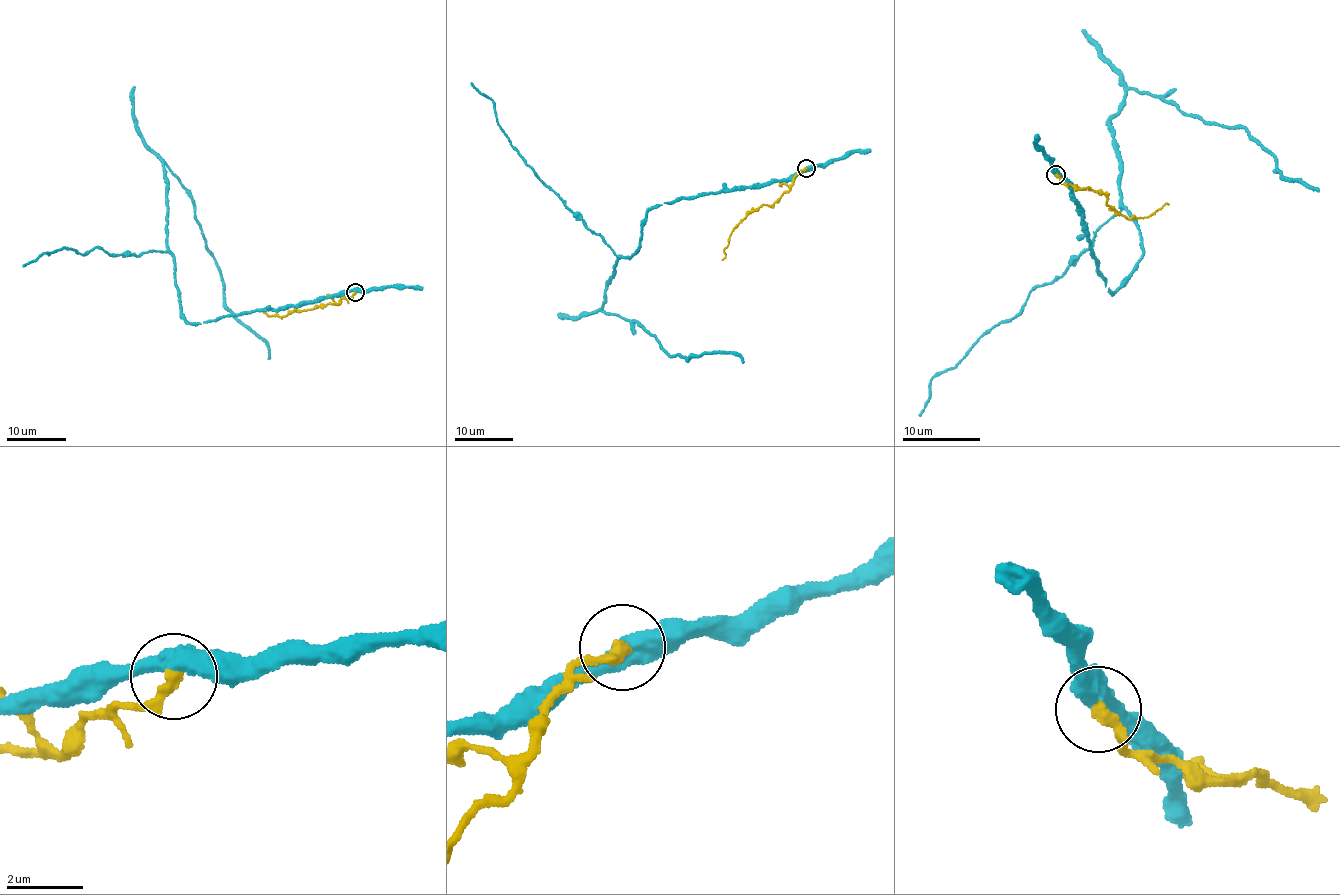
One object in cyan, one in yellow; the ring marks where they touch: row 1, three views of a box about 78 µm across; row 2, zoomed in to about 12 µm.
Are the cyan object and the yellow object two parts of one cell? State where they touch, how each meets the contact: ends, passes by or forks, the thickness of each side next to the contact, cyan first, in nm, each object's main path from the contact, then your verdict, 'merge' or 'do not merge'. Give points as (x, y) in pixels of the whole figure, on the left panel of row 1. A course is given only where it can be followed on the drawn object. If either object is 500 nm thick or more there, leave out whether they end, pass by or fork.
at (355, 292); 500 nm thick on the cyan side, 320 nm on the other; cyan runs (355, 291), (200, 323), (185, 320), (168, 246), (164, 163), (191, 200), (225, 306), (258, 333), (269, 359); yellow runs (355, 292), (337, 305), (317, 306), (280, 316), (269, 316), (261, 310); do not merge

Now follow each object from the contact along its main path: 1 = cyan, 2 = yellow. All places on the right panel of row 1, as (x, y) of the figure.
1: (1055, 173), (1108, 293), (1143, 254), (1111, 126), (1129, 90), (1246, 130), (1281, 177), (1318, 191)
2: (1055, 175), (1064, 184), (1104, 194), (1106, 205), (1129, 219), (1147, 217), (1169, 203)

